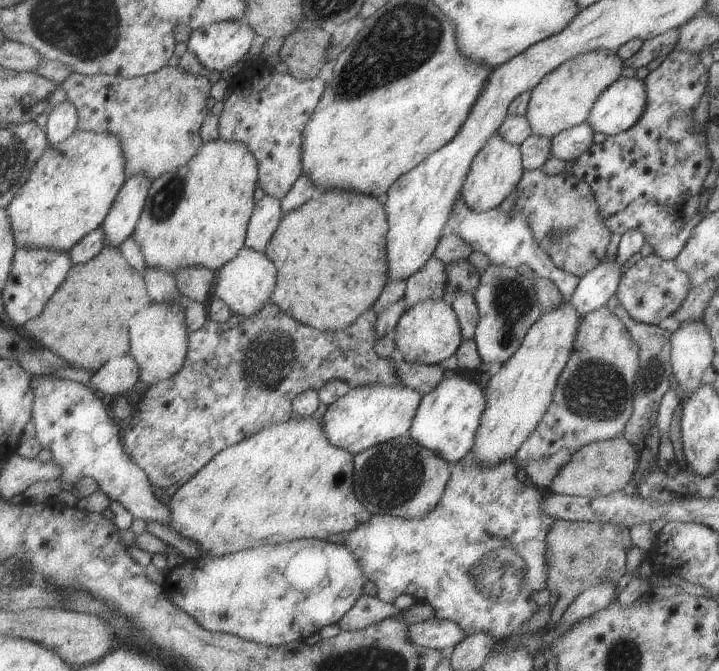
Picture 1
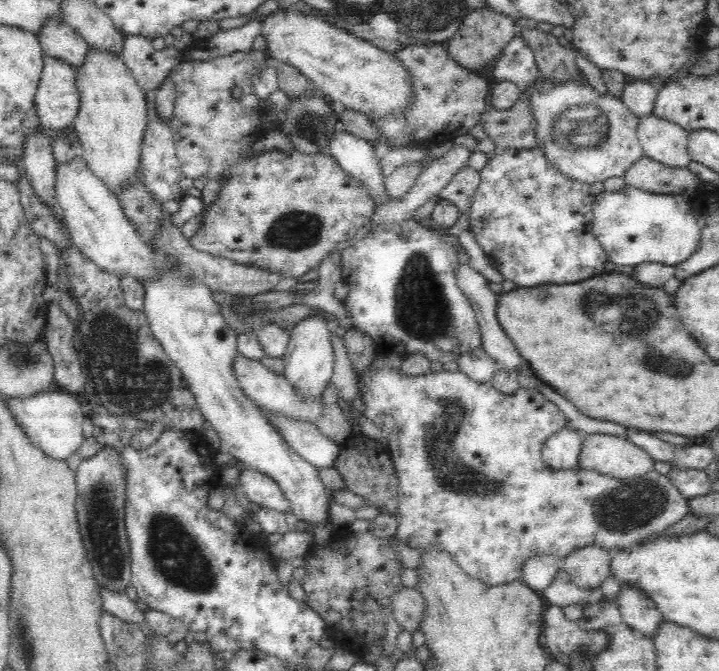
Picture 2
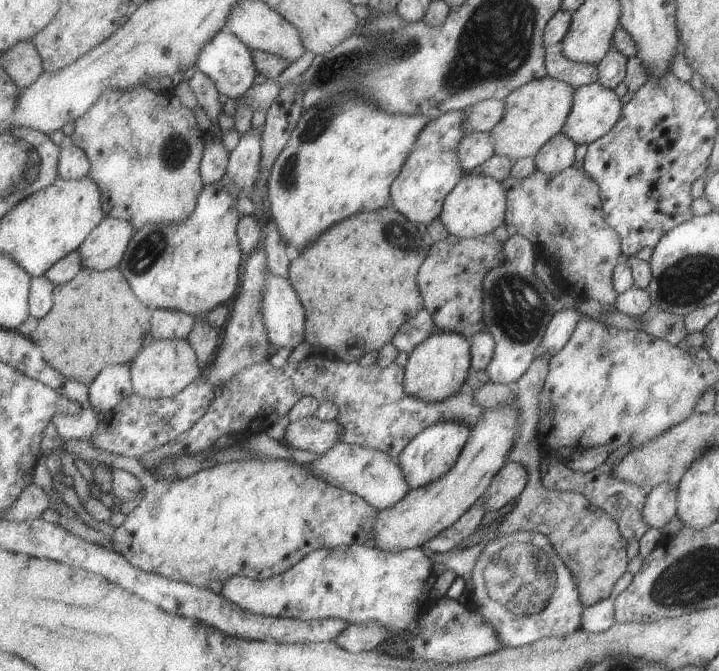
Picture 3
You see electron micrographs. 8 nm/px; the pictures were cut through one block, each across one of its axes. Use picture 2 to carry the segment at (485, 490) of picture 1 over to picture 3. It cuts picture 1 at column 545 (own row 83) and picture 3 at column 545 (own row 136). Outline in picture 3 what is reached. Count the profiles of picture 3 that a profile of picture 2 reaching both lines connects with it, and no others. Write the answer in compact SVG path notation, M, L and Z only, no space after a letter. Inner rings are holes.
M517 530L516 532L511 532L507 536L501 536L497 533L493 540L489 541L482 551L479 559L476 562L475 567L472 570L472 578L474 589L472 596L469 598L469 608L474 611L478 611L498 630L498 636L502 640L502 644L506 647L521 647L525 644L535 643L537 640L543 639L544 637L561 637L564 635L570 635L571 633L578 631L582 626L581 616L584 607L582 602L579 601L579 592L574 580L574 576L567 569L567 566L563 564L561 558L555 553L553 546L549 543L549 540L540 533L531 532L531 530Z

